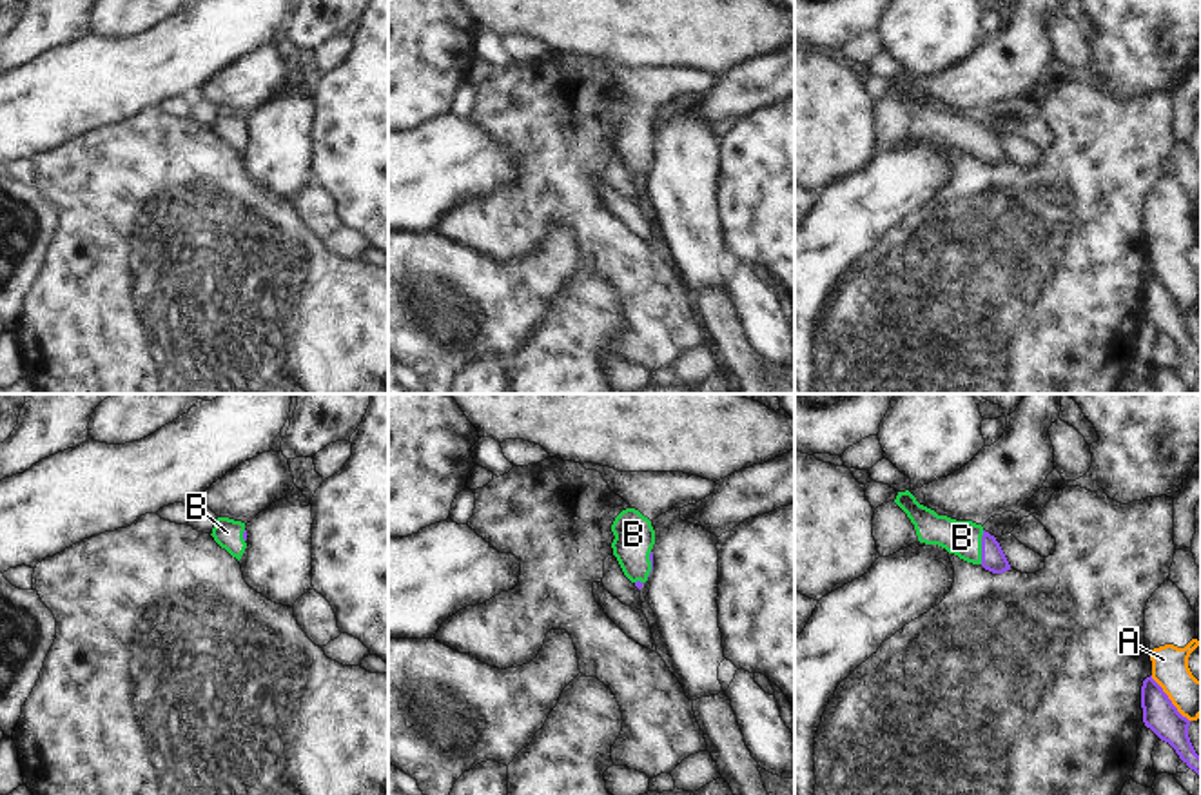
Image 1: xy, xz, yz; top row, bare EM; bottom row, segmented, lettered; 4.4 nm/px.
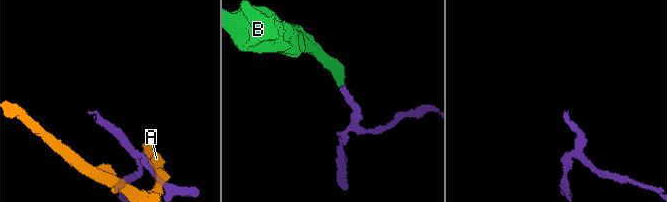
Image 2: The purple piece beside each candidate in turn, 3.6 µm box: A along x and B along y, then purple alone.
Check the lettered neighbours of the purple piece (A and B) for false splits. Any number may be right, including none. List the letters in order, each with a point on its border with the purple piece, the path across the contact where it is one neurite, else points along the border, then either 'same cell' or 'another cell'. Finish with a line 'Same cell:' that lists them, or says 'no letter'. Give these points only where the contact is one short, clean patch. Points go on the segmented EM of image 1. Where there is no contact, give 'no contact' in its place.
A: yz (1169, 699) | along yz (1151, 676), (1189, 721) | another cell
B: yz (982, 547) | across yz (993, 558), (982, 547), (962, 538) | same cell
Same cell: B

